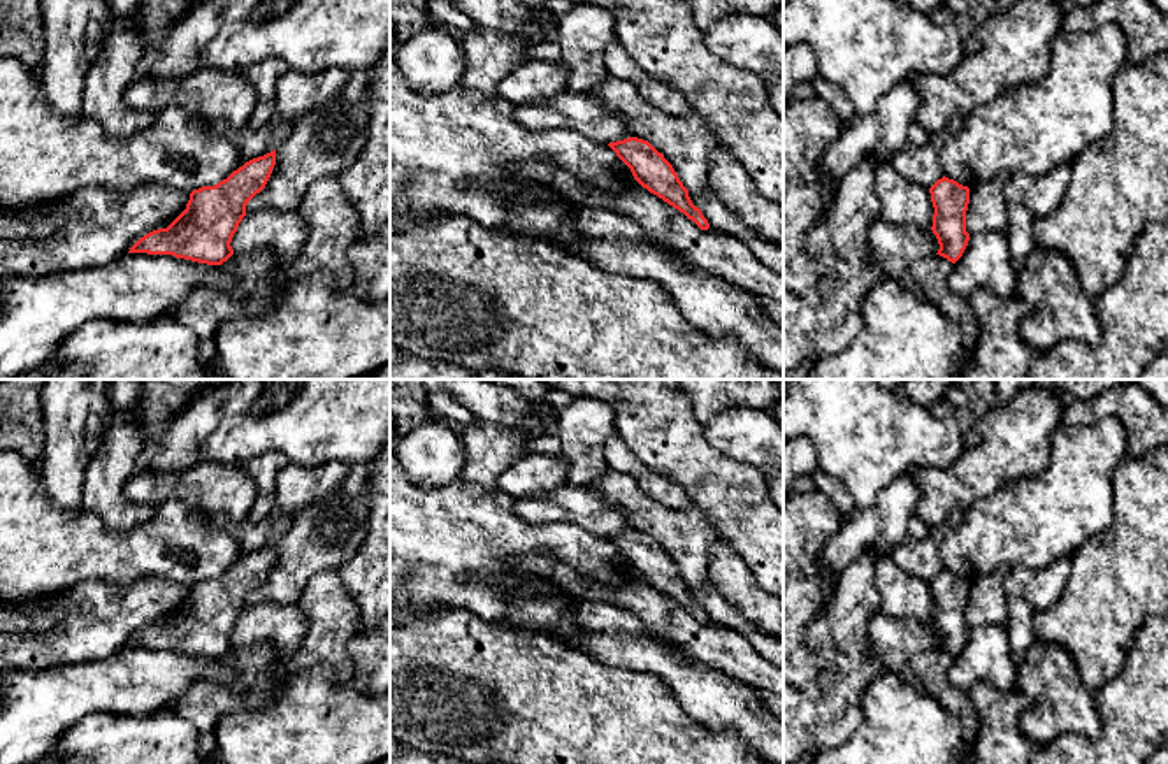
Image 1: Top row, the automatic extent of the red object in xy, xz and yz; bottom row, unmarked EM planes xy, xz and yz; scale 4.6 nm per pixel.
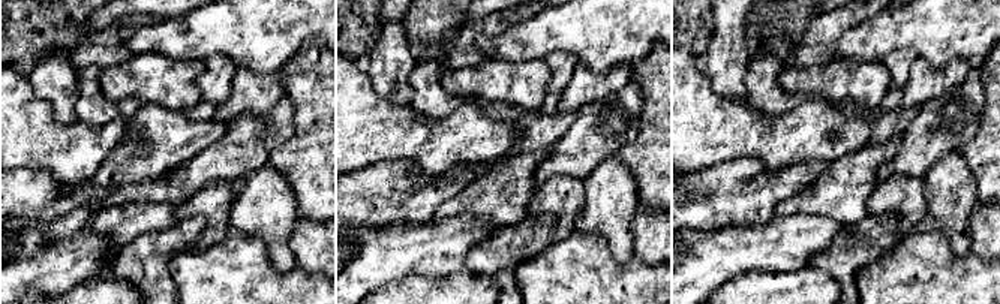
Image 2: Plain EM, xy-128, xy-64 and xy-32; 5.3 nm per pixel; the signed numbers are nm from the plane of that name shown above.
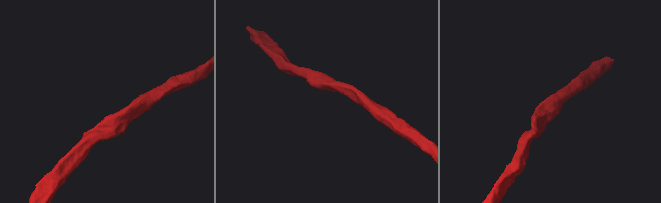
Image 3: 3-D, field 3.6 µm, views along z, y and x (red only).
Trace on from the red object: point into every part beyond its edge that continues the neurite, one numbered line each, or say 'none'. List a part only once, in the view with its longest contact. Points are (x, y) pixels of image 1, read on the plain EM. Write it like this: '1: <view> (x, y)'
none

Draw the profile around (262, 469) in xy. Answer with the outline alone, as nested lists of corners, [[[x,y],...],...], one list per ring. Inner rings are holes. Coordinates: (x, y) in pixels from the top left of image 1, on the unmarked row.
[[[278,451],[262,453],[249,458],[244,464],[244,471],[249,474],[258,488],[260,495],[272,494],[276,490],[276,476],[288,464],[286,457]]]

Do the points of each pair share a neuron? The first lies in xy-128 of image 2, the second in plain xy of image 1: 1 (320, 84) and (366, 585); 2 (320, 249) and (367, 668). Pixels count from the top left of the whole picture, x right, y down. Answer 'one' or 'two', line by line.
1: one
2: one

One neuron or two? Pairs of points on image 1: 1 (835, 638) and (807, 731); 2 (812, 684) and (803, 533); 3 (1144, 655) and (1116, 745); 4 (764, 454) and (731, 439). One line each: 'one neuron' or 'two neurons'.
1: one neuron
2: one neuron
3: one neuron
4: one neuron

